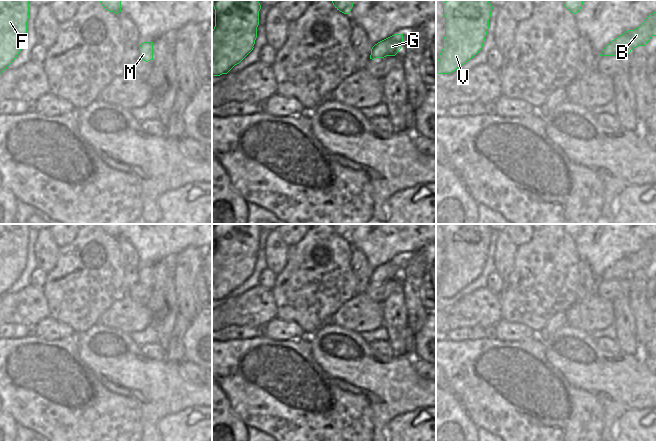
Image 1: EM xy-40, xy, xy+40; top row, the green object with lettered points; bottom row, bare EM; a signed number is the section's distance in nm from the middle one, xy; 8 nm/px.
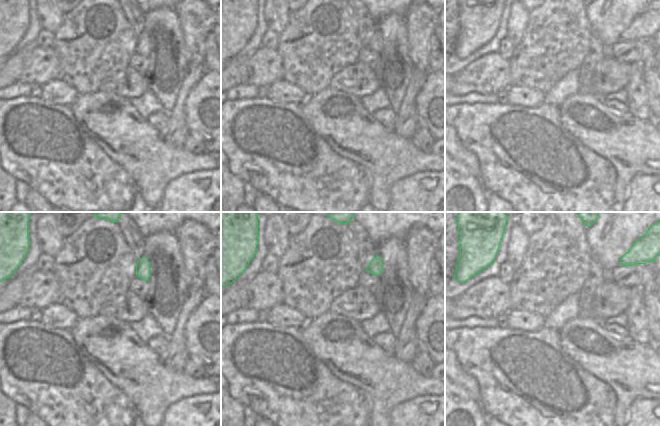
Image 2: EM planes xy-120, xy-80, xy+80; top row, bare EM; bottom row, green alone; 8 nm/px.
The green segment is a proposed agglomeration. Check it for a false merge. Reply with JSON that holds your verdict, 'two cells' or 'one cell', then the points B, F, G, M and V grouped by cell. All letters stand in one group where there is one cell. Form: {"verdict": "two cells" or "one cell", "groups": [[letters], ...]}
{"verdict": "one cell", "groups": [["B", "F", "G", "M", "V"]]}

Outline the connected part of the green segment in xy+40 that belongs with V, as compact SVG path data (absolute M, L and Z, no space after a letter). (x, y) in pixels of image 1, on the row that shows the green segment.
M447 0L443 3L445 37L436 73L450 74L483 47L493 7L488 0Z

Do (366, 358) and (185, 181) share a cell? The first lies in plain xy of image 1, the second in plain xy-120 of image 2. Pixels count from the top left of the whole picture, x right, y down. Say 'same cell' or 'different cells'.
different cells

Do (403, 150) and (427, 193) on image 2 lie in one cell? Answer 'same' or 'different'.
different

